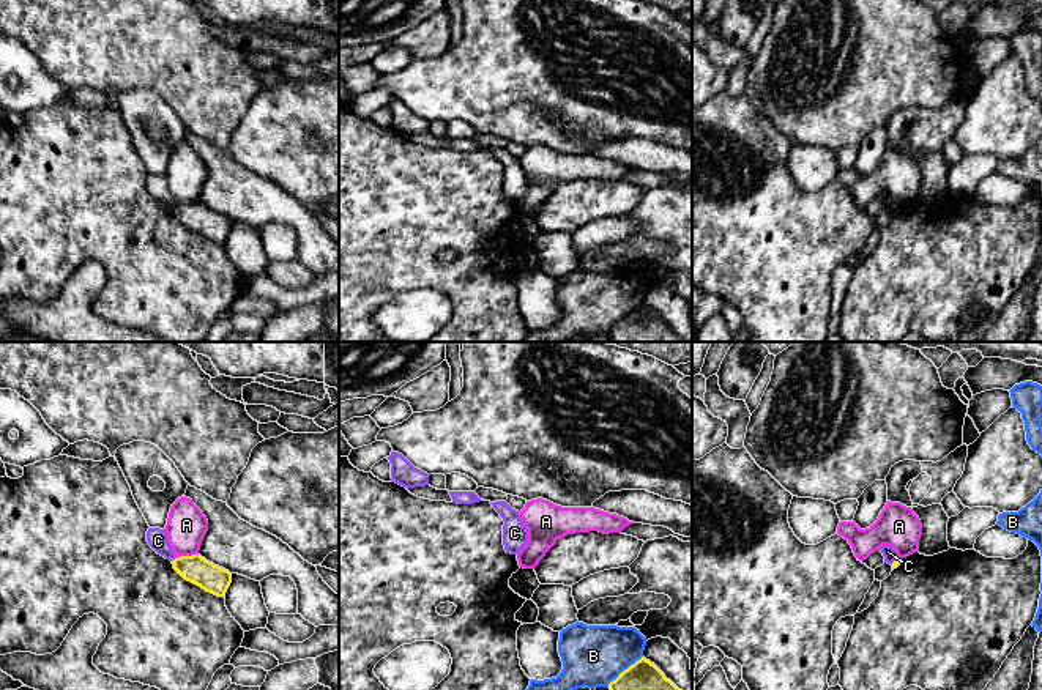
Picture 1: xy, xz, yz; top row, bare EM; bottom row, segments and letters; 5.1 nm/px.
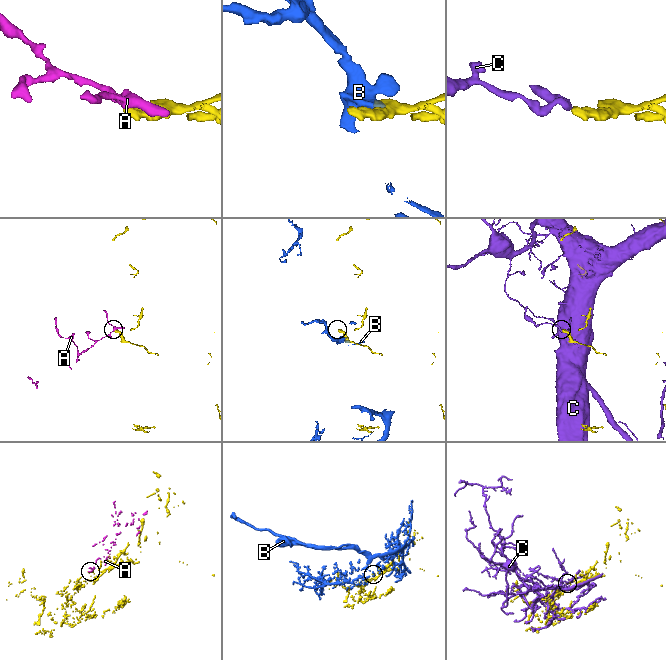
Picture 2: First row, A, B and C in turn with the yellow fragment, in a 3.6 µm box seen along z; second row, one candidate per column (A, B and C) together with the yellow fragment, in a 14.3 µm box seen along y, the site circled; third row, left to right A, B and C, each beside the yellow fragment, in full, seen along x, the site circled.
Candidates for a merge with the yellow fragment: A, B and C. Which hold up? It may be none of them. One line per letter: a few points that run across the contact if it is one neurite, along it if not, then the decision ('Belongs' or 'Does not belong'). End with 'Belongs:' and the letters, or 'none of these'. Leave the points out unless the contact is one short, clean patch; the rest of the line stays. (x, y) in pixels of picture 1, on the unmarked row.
A: Line: xy (197, 200), (175, 205). Does not belong
B: Line: xz (642, 303), (607, 333). Does not belong
C: Does not belong
Belongs: none of these

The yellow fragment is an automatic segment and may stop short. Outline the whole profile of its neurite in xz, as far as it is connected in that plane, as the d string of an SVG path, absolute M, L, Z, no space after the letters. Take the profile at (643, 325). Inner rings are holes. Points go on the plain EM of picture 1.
M642 304L608 331L612 342L692 342L679 337L649 307Z

